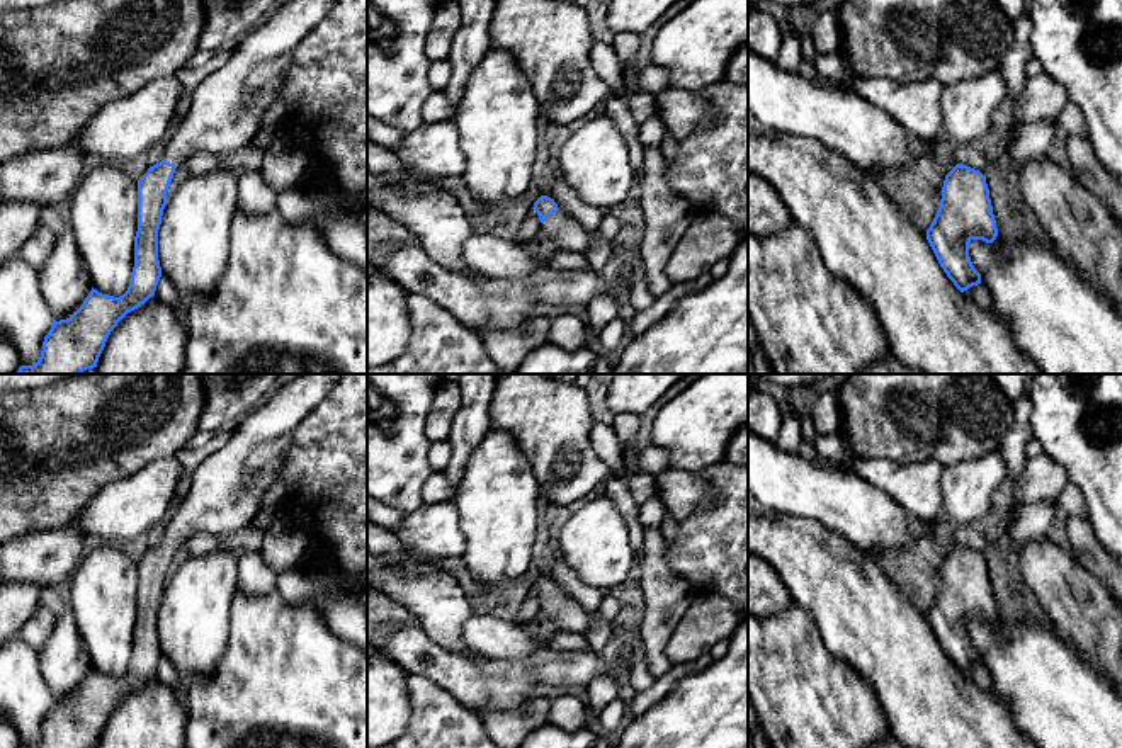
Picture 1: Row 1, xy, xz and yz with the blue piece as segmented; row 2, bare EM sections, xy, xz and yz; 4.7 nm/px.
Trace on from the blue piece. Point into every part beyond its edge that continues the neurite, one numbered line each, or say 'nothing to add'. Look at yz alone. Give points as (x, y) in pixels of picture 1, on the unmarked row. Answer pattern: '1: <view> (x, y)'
nothing to add

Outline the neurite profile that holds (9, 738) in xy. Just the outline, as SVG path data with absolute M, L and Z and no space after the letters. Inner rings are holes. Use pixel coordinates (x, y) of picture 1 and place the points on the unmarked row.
M0 717L0 748L20 748L17 731Z

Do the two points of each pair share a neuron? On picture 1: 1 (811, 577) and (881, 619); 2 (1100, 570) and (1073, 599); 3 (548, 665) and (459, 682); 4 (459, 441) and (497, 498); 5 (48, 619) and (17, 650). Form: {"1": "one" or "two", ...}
{"1": "one", "2": "two", "3": "one", "4": "two", "5": "two"}

